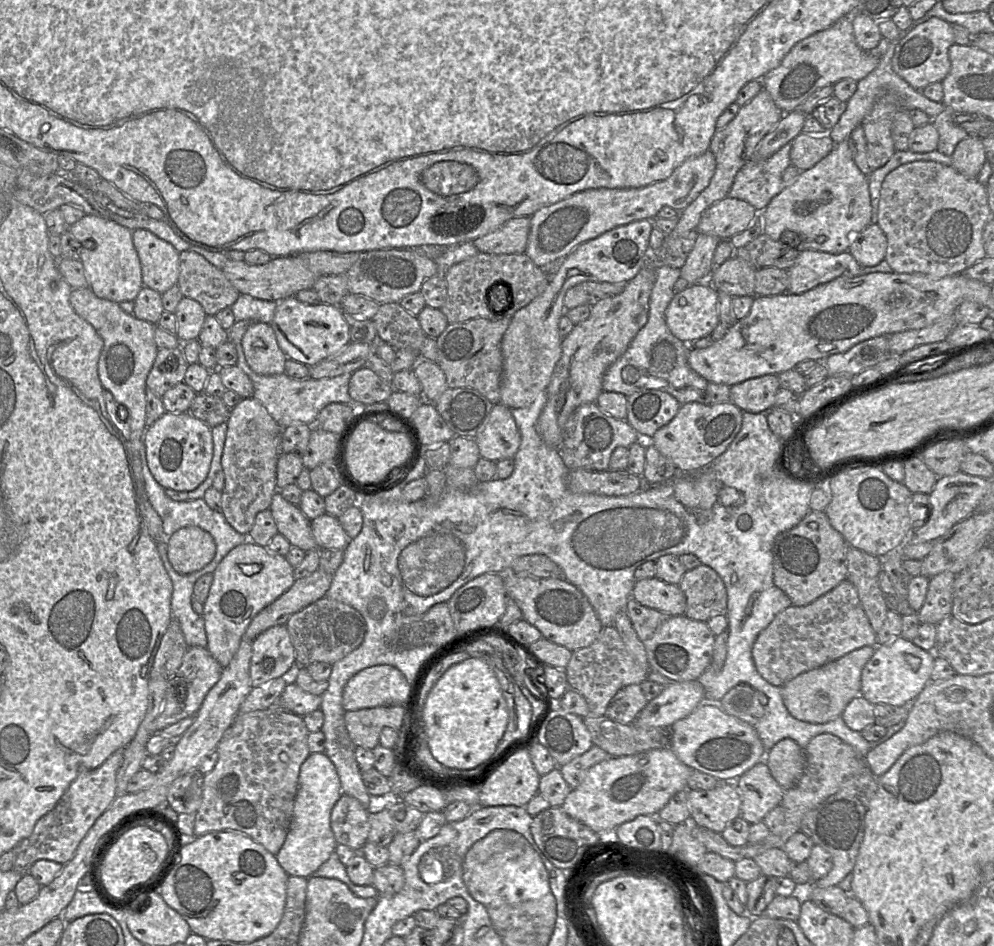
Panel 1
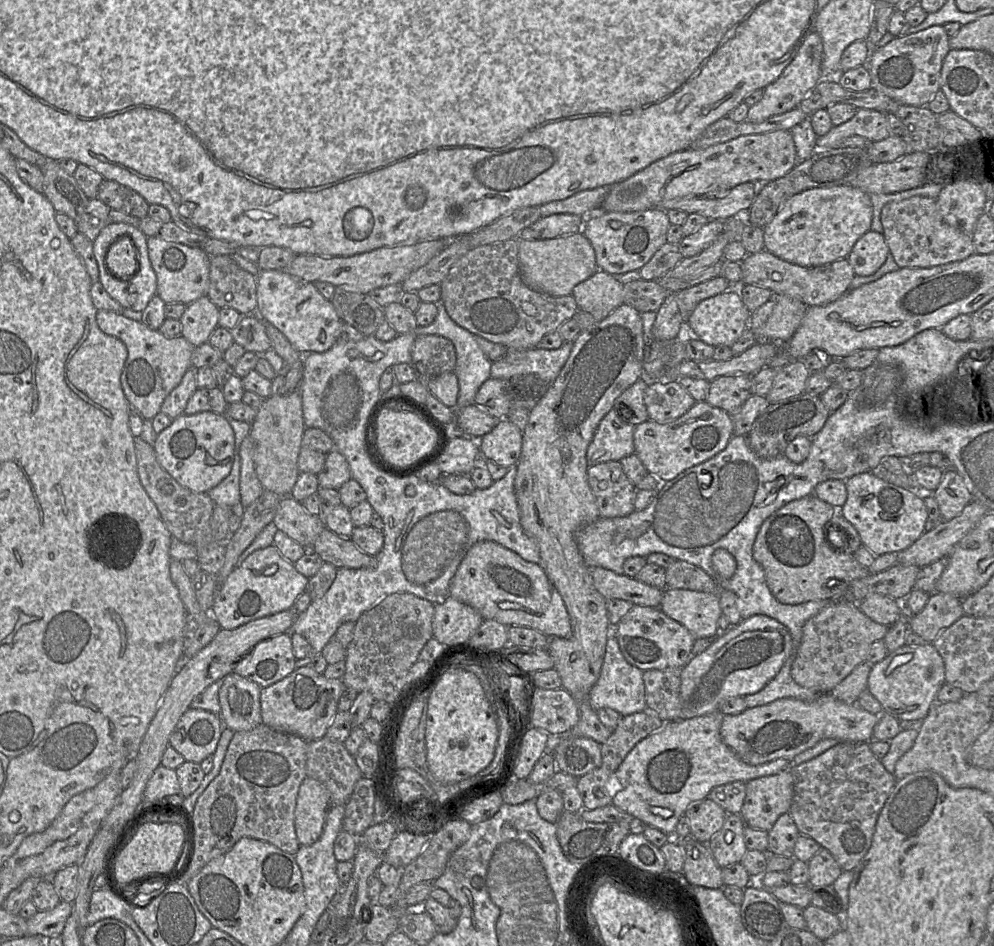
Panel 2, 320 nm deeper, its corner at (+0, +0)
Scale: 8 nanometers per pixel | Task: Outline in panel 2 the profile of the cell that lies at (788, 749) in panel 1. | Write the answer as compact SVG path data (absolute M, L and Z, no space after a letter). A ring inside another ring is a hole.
M717 710L686 720L665 722L660 730L639 741L615 771L621 789L614 795L612 804L634 816L642 825L655 827L672 838L677 822L688 806L708 797L713 788L734 781L748 782L755 778L775 775L790 768L791 760L785 758L778 758L760 765L750 765L742 761L721 738L720 728L723 718L724 714Z

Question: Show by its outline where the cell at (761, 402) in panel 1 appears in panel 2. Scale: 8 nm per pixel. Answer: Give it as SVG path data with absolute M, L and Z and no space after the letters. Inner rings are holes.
M722 376L710 382L706 403L730 415L740 410L751 396L751 377Z

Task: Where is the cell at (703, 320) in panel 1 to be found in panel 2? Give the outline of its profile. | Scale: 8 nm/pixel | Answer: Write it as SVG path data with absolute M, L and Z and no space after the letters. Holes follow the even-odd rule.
M729 289L701 301L686 320L686 334L694 336L707 345L731 347L749 327L751 313L743 304L737 289Z

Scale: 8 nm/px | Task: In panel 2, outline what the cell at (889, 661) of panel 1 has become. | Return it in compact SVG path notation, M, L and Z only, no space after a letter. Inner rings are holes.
M932 643L918 646L904 645L889 653L883 660L872 666L867 689L879 701L883 711L899 721L921 722L936 703L937 693L945 683L944 660Z

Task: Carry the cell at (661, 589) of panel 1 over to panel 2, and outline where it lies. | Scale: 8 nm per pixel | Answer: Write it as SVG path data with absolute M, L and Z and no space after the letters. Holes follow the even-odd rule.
M666 588L662 590L663 596L659 606L660 610L688 629L695 637L695 640L699 638L714 638L718 635L717 623L722 614L719 595L688 589Z

